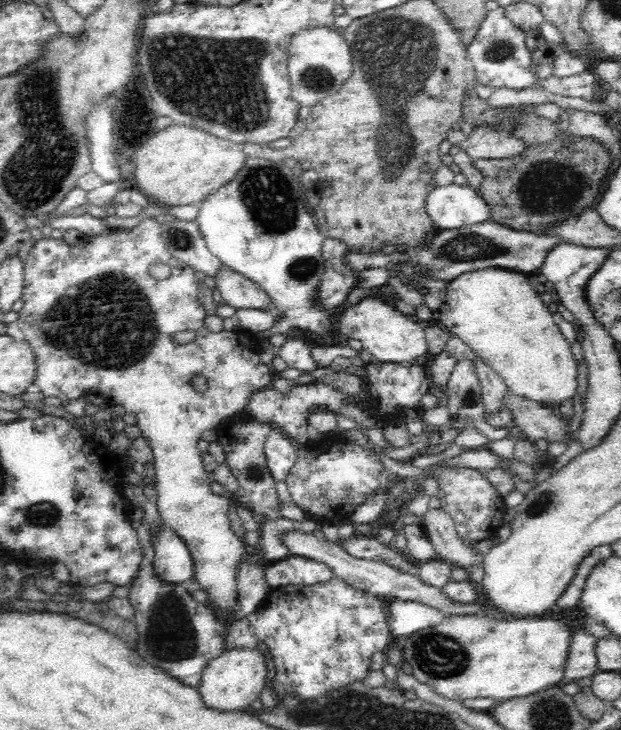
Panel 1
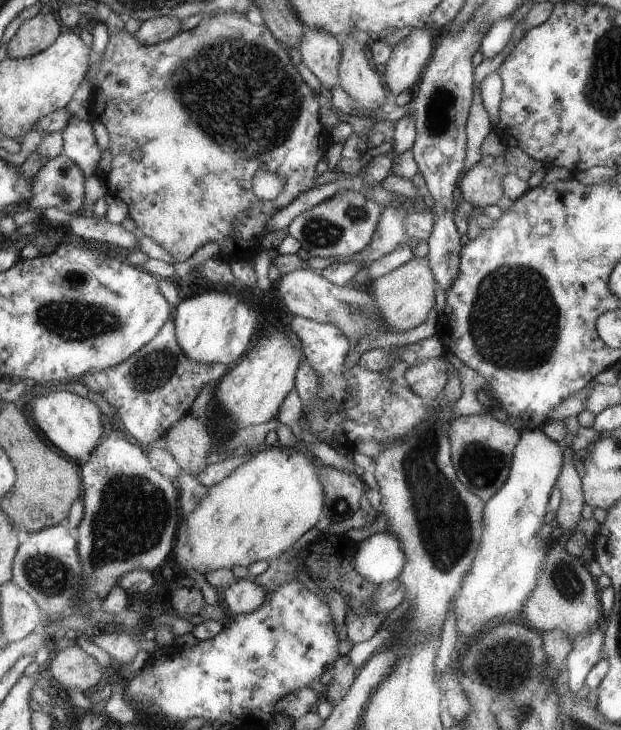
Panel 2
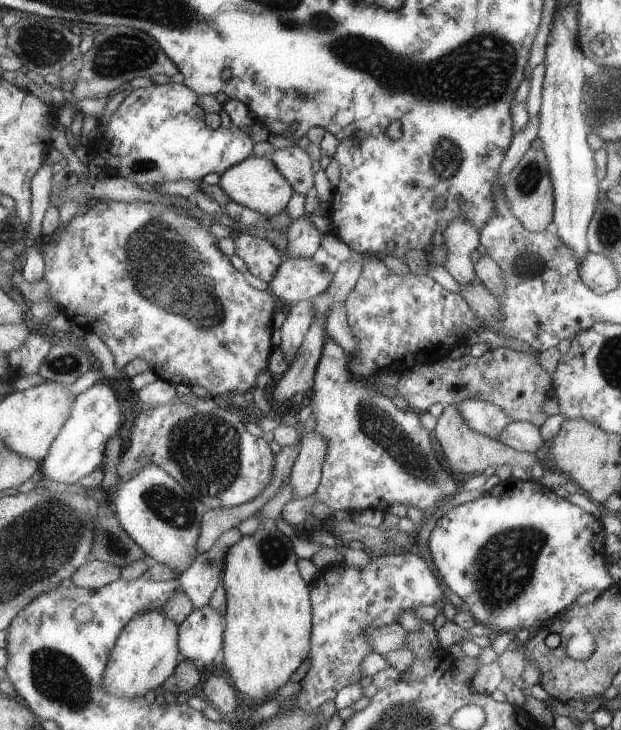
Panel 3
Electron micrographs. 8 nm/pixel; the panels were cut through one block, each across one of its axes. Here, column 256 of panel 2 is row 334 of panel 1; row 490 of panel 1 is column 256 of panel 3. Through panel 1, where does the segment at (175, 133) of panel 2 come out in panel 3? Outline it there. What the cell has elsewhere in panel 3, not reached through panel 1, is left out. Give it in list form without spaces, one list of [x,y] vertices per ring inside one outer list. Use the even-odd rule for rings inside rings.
[[[249,156],[241,164],[229,168],[227,172],[223,172],[219,188],[231,198],[231,202],[241,204],[241,206],[245,206],[253,212],[259,212],[269,220],[273,216],[277,216],[279,212],[285,212],[287,204],[291,202],[291,198],[295,194],[293,186],[281,174],[281,170],[271,162],[271,158],[255,158],[255,156]]]

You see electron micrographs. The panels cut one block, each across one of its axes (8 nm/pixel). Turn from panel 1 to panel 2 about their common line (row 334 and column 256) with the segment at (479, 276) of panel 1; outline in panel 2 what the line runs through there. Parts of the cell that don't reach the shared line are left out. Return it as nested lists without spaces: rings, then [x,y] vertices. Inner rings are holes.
[[[279,444],[265,446],[245,466],[237,468],[227,480],[217,486],[199,482],[193,474],[183,472],[179,478],[181,488],[181,526],[175,548],[177,568],[197,570],[205,578],[221,570],[233,570],[237,566],[249,568],[261,560],[275,560],[281,552],[299,542],[317,522],[325,516],[325,486],[321,482],[321,460],[305,454],[305,450],[287,450]]]

